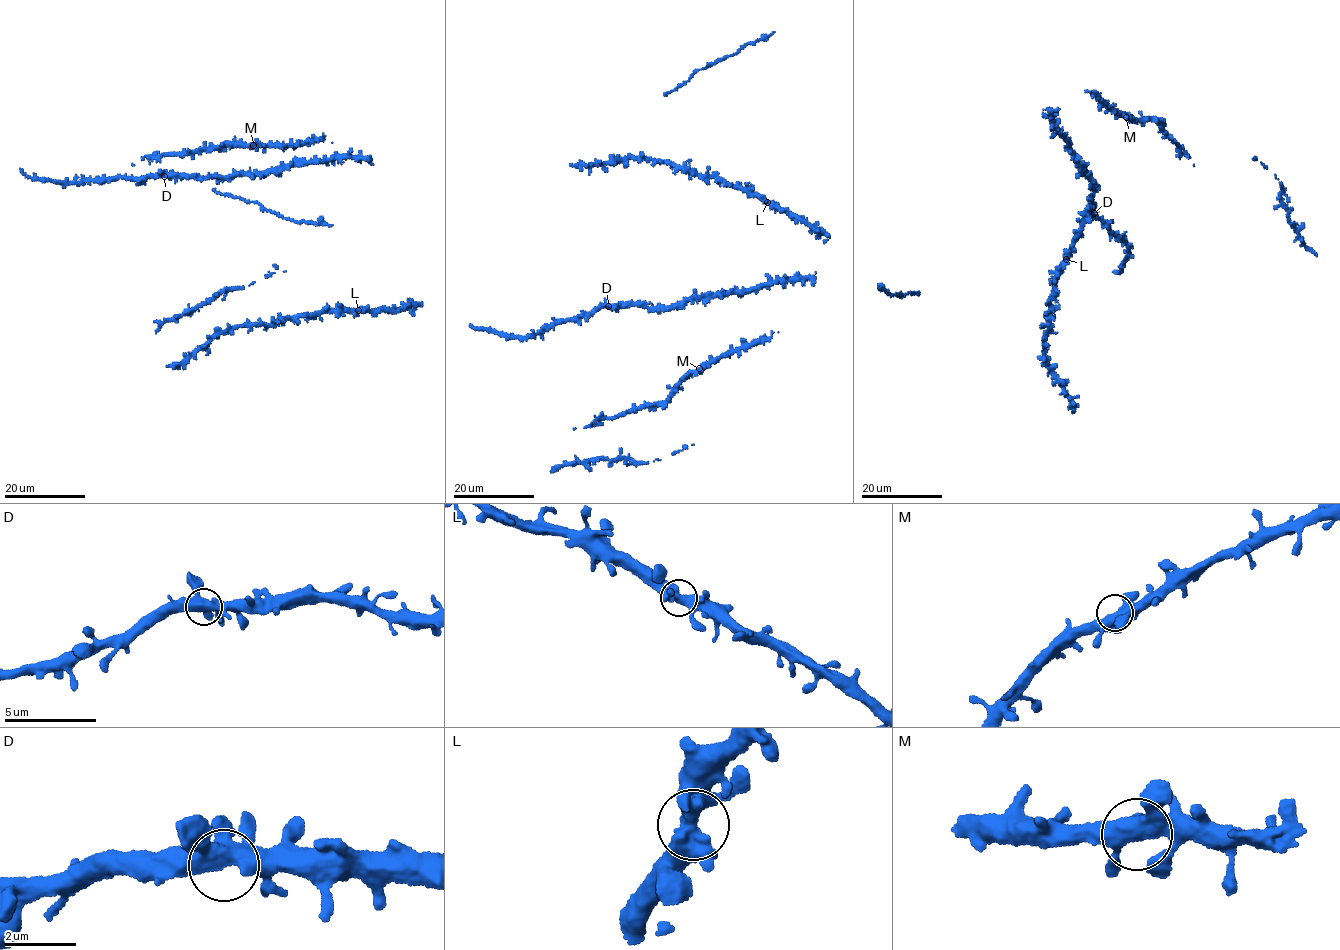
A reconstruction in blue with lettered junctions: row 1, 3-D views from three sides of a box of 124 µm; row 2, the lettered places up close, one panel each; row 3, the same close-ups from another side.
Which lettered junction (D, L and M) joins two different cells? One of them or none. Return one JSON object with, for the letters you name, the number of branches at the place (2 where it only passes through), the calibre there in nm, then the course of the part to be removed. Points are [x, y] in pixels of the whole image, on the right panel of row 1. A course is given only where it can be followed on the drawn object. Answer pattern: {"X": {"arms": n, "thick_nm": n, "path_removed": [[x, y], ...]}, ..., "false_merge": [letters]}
{"false_merge": []}

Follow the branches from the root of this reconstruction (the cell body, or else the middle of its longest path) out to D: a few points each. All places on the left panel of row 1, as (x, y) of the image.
D: (372, 164), (364, 157), (344, 158), (229, 176), (164, 176)

